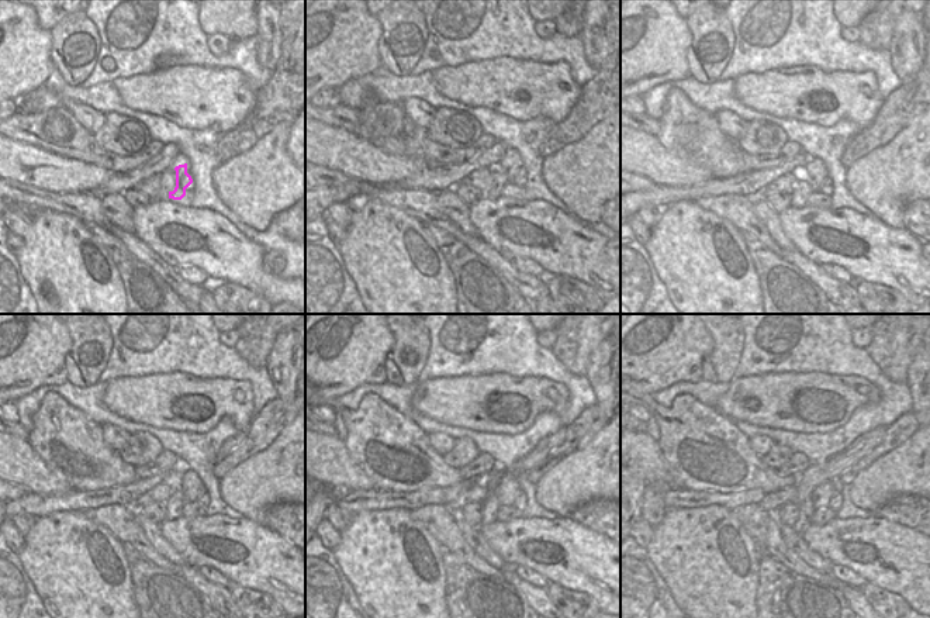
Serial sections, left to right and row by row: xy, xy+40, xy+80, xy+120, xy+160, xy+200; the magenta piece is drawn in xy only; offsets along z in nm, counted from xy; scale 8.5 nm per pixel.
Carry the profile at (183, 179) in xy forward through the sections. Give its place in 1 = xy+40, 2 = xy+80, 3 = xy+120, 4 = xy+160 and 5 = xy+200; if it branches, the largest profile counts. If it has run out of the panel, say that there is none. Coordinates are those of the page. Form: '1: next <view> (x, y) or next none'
1: next xy+40 (498, 179)
2: next xy+80 (806, 187)
3: next xy+120 (175, 504)
4: next xy+160 (491, 504)
5: next xy+200 (806, 508)

